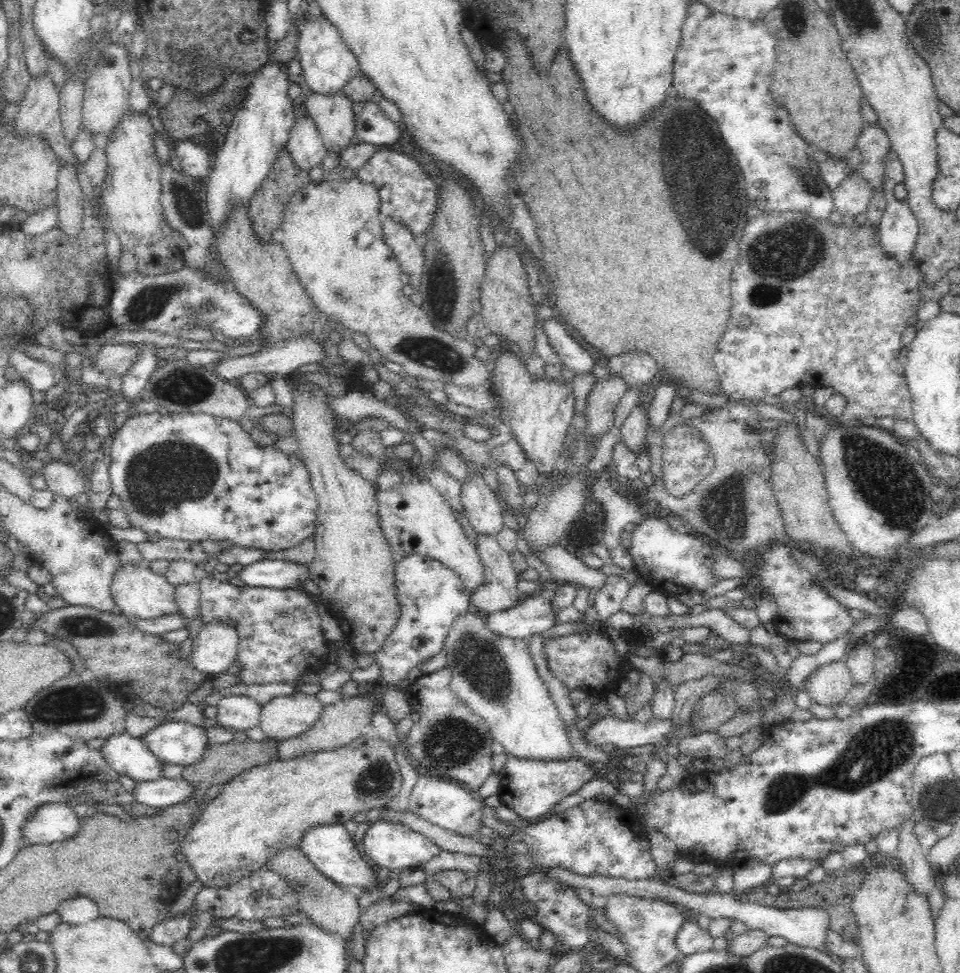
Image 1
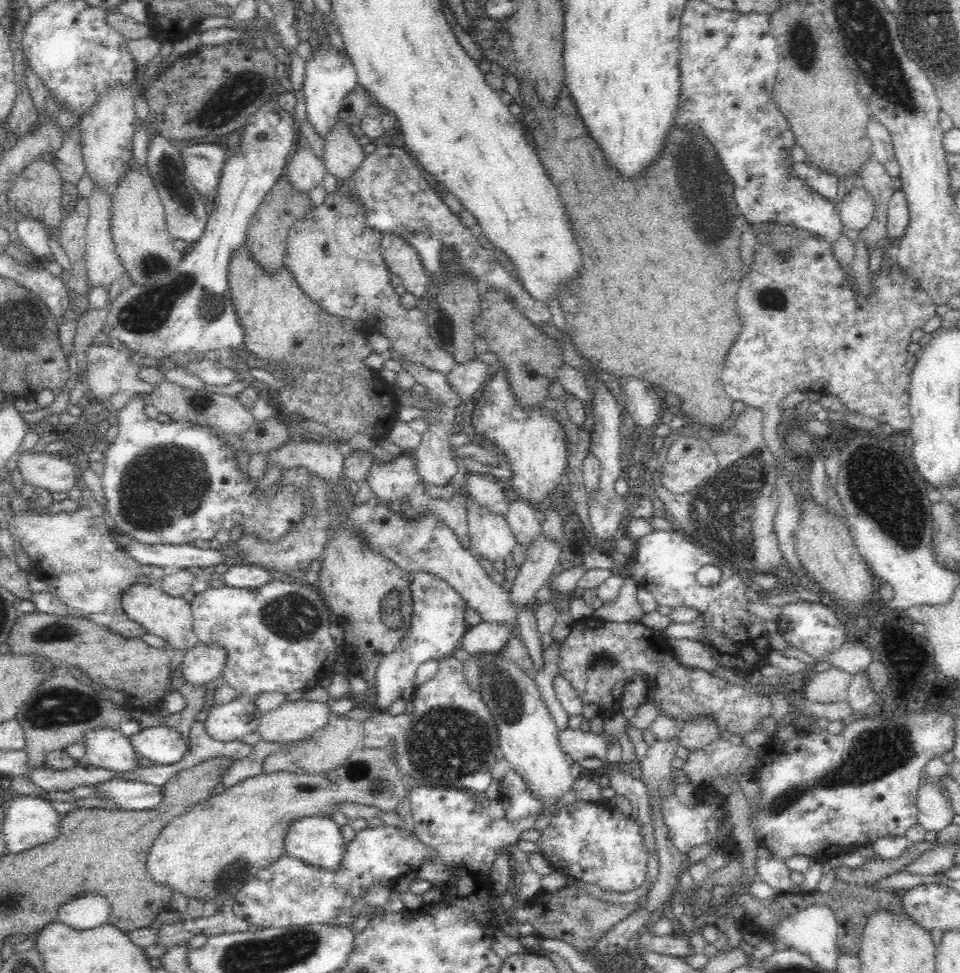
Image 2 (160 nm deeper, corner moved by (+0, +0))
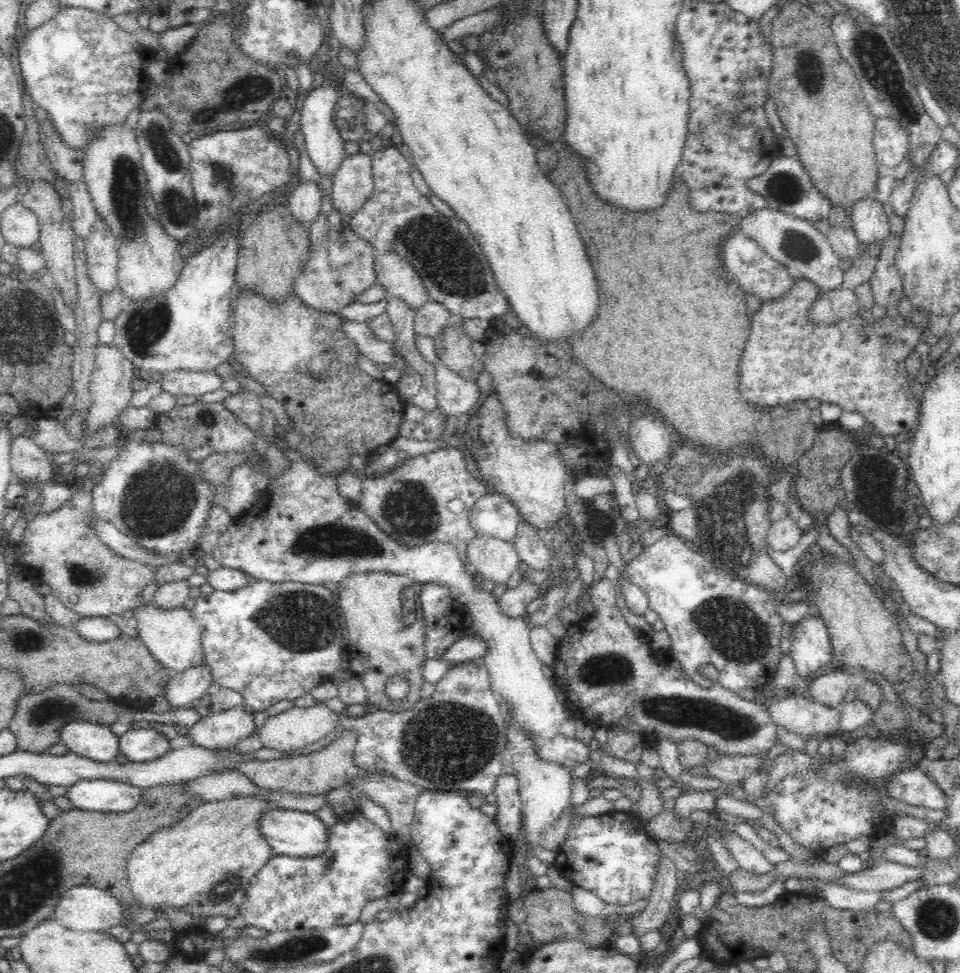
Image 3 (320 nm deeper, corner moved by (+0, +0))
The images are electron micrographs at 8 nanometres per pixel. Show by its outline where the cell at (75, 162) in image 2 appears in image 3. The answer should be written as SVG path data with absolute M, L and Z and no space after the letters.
M84 181L74 183L69 186L70 199L73 203L74 218L71 221L71 227L75 237L80 237L87 243L94 224L98 220L96 210L93 206L93 200L84 184Z

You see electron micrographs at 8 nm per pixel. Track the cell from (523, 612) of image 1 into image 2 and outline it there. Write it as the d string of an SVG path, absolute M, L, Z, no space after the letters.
M480 622L467 628L460 646L475 655L480 653L496 653L512 636L506 625L494 625L490 622Z

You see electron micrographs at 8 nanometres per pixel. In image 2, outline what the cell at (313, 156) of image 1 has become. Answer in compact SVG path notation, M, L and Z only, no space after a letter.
M310 147L298 149L292 160L288 162L285 173L298 193L306 193L309 196L314 188L323 185L326 174L325 162L318 159Z

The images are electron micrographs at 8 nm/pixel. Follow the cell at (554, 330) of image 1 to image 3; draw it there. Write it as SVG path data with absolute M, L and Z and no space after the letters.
M391 146L386 150L371 152L373 191L362 210L351 216L348 226L372 246L372 253L378 256L384 253L398 253L400 257L408 260L429 294L429 300L443 304L449 311L460 319L486 318L488 320L510 312L510 305L502 295L496 279L492 274L490 263L484 256L480 245L476 242L468 225L457 219L452 219L438 213L434 206L428 202L412 183L411 160L404 157L401 150Z

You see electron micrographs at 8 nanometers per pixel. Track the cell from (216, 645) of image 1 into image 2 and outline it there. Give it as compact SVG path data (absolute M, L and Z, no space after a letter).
M197 643L185 652L180 666L183 680L191 686L205 686L224 670L224 647Z

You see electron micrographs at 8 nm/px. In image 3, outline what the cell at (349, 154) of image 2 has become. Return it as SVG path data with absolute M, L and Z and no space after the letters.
M359 152L354 155L345 154L340 168L336 171L329 198L331 198L334 210L340 214L343 223L345 223L343 217L352 216L358 210L362 210L362 206L366 204L368 197L372 194L373 178L371 162L371 153L368 152Z

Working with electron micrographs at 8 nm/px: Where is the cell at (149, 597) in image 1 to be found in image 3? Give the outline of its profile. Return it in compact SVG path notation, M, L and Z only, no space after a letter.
M140 603L135 608L135 618L137 619L139 640L146 645L156 662L162 667L166 667L170 674L181 673L189 668L205 664L201 628L195 623L191 612L185 607L164 610L154 607L154 605L148 606Z

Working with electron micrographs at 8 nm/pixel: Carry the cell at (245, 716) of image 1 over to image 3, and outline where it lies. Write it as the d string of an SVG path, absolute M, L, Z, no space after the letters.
M233 708L210 712L188 728L186 737L193 745L216 750L235 747L256 730L254 715L244 709Z

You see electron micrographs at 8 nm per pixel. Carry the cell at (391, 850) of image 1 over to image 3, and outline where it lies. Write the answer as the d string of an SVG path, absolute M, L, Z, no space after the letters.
M355 815L346 820L337 819L328 828L326 850L318 856L272 855L258 873L250 879L246 888L240 915L246 925L276 931L295 931L298 929L328 929L334 926L347 926L357 922L368 902L386 897L392 888L405 882L409 875L407 866L407 847L398 844L394 833L387 834L364 815Z

